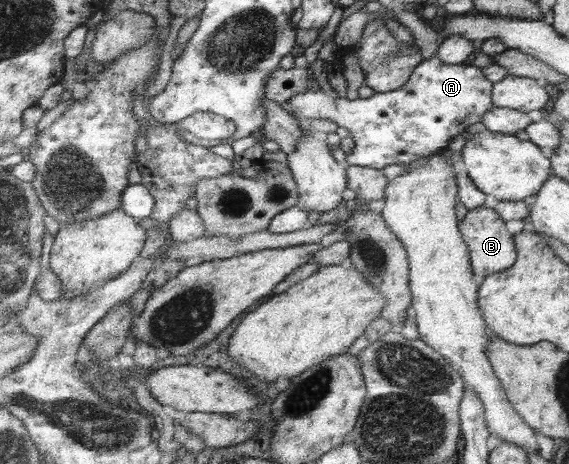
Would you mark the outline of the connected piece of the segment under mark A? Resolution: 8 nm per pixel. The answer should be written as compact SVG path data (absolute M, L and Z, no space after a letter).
M438 55L424 58L415 68L411 79L402 88L392 92L374 93L368 98L349 100L347 97L331 98L316 88L296 94L289 100L289 106L297 108L302 118L331 120L346 128L353 138L355 146L346 157L346 165L376 168L384 170L387 166L407 165L419 159L436 156L448 149L448 142L466 132L470 126L483 122L484 115L495 107L493 84L484 74L483 68L469 64L448 64Z

